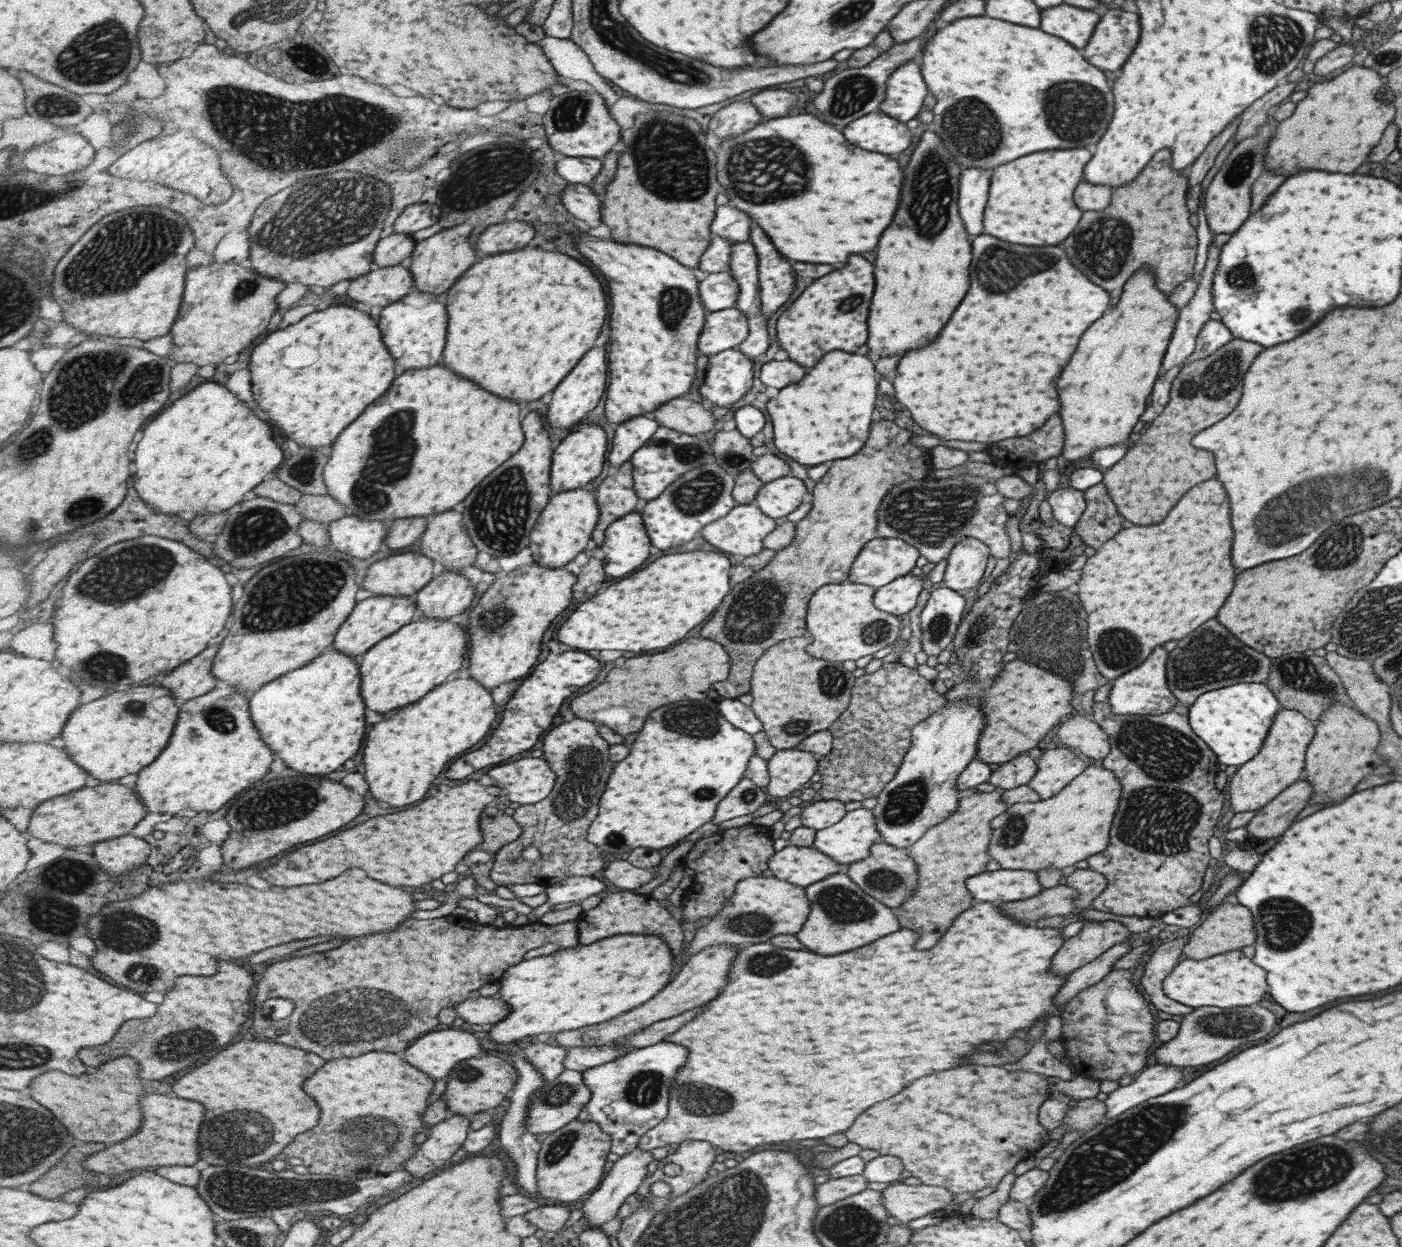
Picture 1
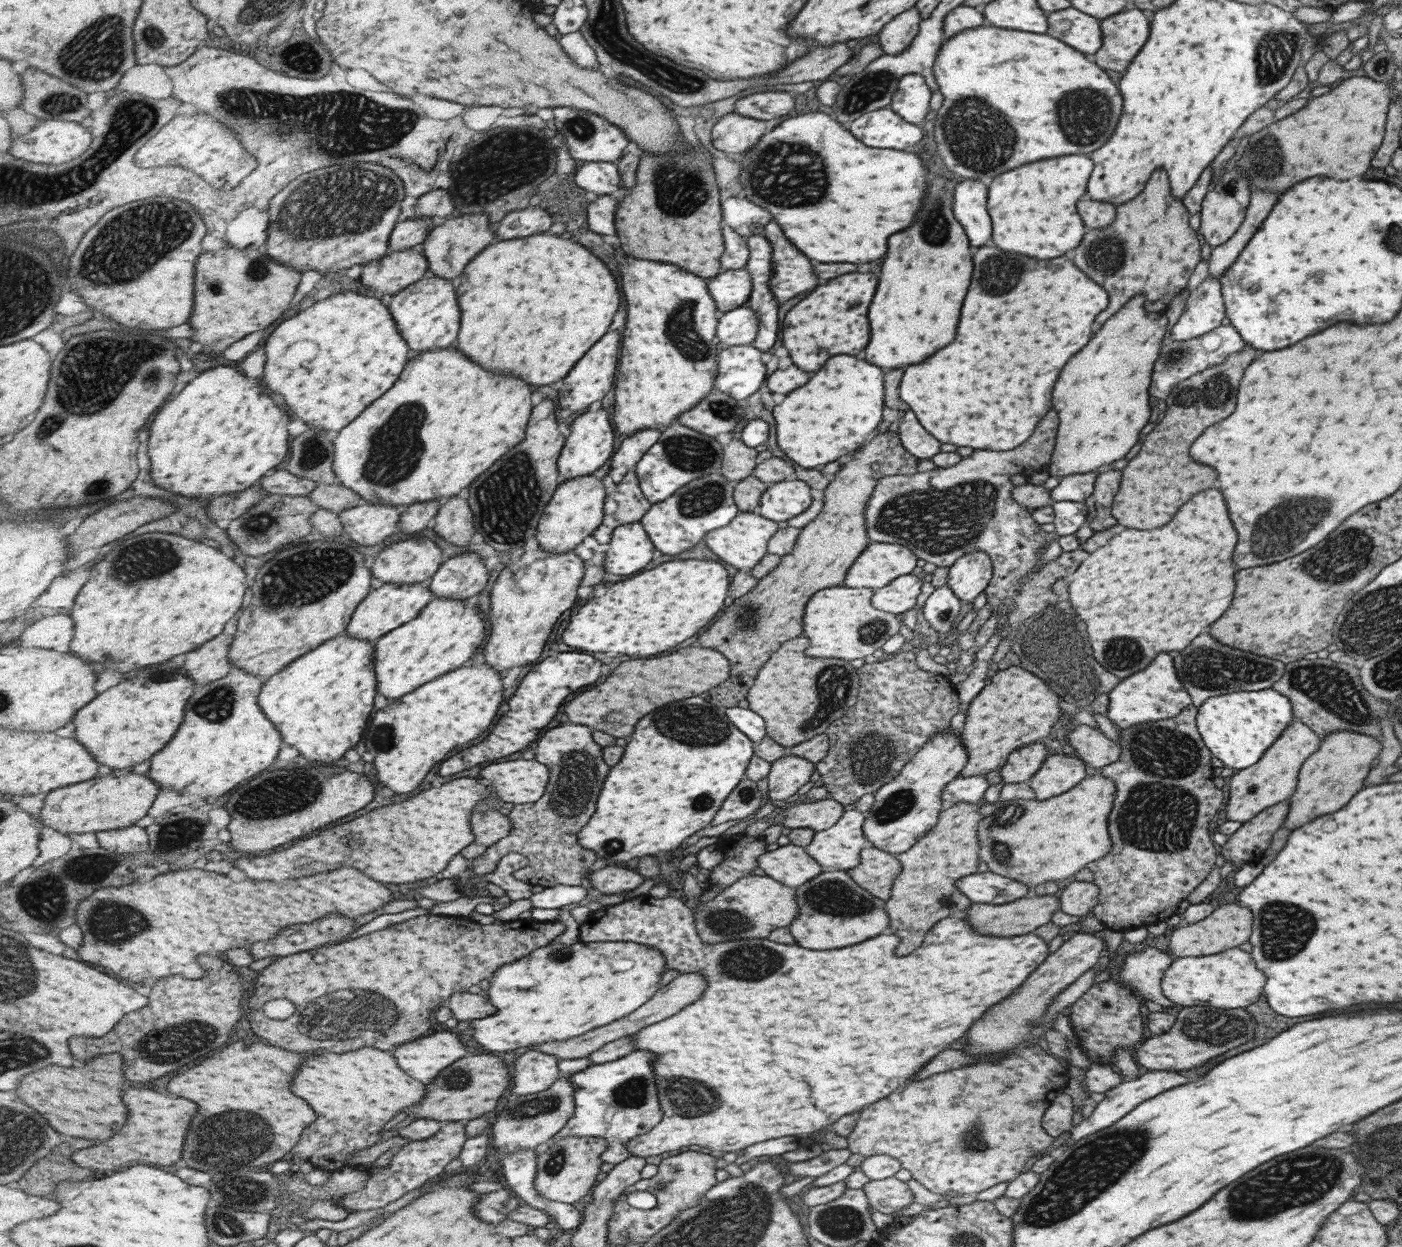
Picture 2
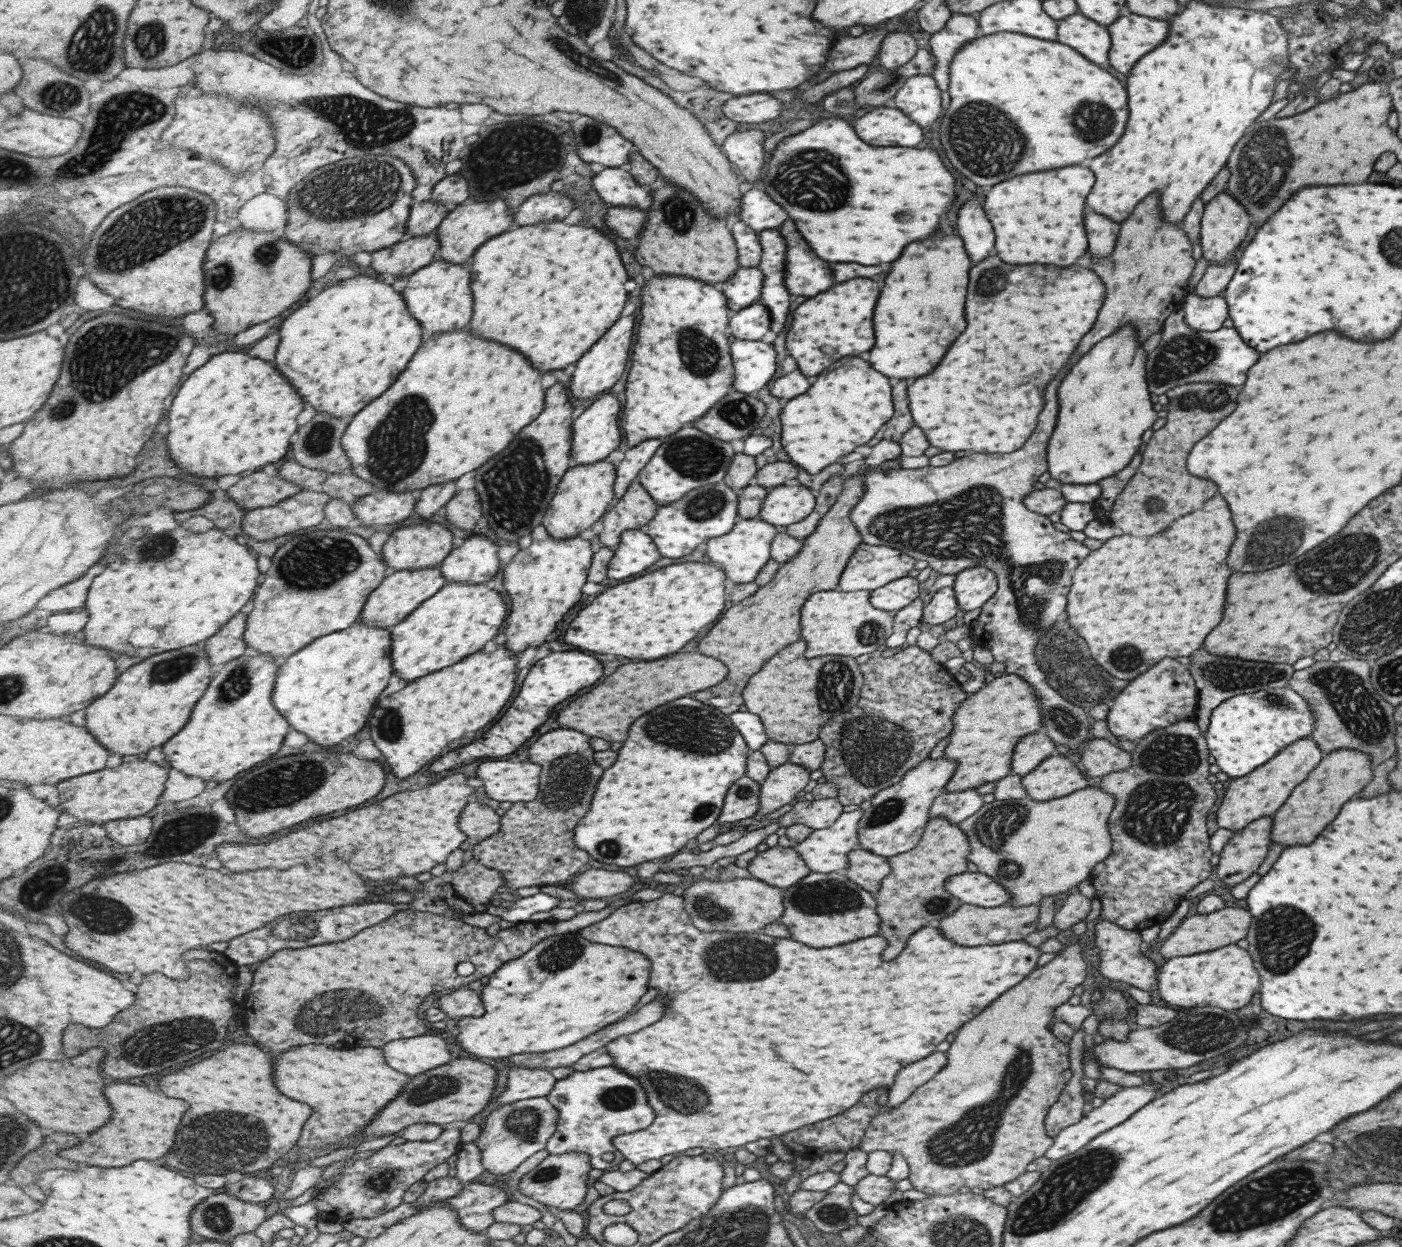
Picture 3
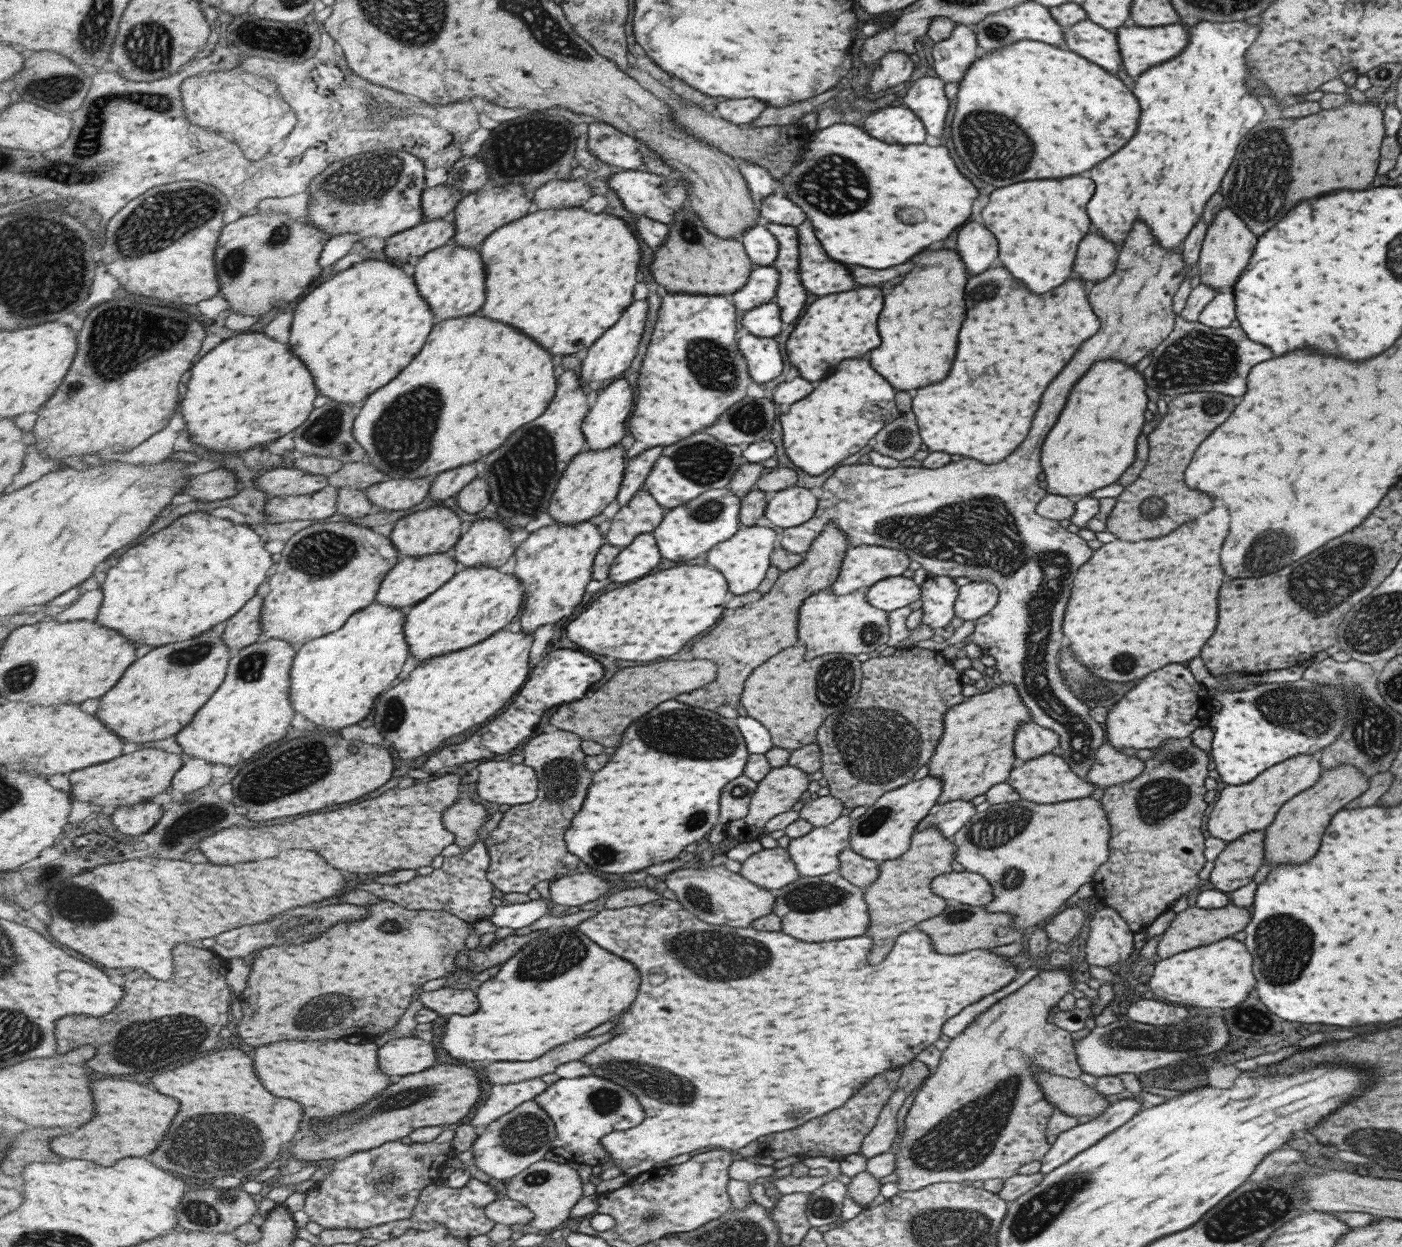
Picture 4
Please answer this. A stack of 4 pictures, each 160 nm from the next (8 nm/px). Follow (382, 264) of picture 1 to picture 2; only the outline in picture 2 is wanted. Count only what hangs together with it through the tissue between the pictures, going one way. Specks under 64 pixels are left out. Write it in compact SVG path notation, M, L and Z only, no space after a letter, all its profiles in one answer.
M426 216L401 221L393 229L390 238L390 253L421 246L435 227L434 219L426 218Z

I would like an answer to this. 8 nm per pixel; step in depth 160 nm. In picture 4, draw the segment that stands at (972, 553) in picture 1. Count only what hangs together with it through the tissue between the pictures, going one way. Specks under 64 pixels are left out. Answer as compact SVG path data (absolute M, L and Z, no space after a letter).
M969 581L958 587L952 609L954 616L964 620L975 620L995 607L998 602L998 590L987 581Z

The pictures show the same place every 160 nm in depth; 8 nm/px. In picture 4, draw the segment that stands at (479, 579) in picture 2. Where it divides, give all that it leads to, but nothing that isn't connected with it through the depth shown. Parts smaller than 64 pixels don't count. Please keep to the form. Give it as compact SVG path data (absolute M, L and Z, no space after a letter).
M497 517L495 519L479 519L473 522L452 551L456 561L465 569L475 568L476 566L501 568L505 562L511 560L511 556L515 554L517 548L512 543L514 532L511 532L506 526L507 523Z

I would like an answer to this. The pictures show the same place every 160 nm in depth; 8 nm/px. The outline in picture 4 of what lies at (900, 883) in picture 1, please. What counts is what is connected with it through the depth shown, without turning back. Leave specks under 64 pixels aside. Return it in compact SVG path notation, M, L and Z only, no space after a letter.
M843 849L838 855L839 867L837 874L843 876L849 884L865 888L877 878L878 862L863 858L851 849Z

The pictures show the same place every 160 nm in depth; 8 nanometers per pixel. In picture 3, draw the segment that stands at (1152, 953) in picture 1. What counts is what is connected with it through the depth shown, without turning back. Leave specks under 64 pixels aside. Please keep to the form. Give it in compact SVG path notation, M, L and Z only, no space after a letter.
M1099 920L1094 922L1094 934L1095 947L1099 948L1098 972L1101 976L1113 982L1124 982L1145 992L1153 992L1157 988L1158 968L1139 951L1141 940L1138 931L1125 930L1112 922Z

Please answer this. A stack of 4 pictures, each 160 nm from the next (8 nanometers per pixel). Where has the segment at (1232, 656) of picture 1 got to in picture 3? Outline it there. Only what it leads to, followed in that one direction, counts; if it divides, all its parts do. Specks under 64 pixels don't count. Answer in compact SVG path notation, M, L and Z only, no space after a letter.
M1203 646L1189 656L1189 668L1187 670L1193 679L1197 695L1196 711L1194 712L1193 720L1201 732L1205 732L1207 728L1210 712L1213 710L1213 707L1223 702L1226 698L1268 688L1283 688L1292 677L1291 672L1293 672L1293 668L1287 666L1287 664L1247 662L1247 660L1239 660L1239 658L1213 656L1213 654L1207 654L1203 650Z

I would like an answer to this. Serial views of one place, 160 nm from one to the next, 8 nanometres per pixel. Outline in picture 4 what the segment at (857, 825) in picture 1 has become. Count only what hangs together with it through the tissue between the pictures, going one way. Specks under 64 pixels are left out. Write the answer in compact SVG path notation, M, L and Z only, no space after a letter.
M839 816L827 826L812 830L797 839L789 840L785 850L796 864L800 877L817 877L837 872L837 855L849 846L849 827L851 819Z

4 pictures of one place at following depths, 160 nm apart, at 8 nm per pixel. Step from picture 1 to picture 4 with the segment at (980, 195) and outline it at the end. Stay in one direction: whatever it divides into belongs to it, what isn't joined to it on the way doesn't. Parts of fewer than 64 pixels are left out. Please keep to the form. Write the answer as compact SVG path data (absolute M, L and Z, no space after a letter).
M967 222L959 228L957 236L957 252L965 262L965 268L971 274L983 272L997 258L997 242L991 232L987 232L977 222Z

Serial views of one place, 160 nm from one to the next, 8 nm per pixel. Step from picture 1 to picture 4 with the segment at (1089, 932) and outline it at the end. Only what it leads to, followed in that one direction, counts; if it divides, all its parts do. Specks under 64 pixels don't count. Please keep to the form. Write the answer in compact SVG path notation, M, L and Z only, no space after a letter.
M1069 966L1054 967L1053 970L1037 973L1019 989L978 1014L941 1051L941 1058L933 1074L927 1077L913 1096L904 1117L904 1131L898 1139L899 1152L895 1154L893 1170L899 1178L895 1184L900 1191L919 1190L936 1182L960 1183L963 1180L984 1181L993 1178L1004 1180L1016 1175L1020 1166L1039 1161L1047 1152L1050 1144L1044 1132L1054 1108L1045 1098L1039 1084L1033 1080L1030 1066L1038 1066L1049 1074L1065 1078L1076 1078L1082 1071L1070 1032L1055 1027L1049 1020L1059 999L1071 992L1075 984L1069 977L1069 970Z

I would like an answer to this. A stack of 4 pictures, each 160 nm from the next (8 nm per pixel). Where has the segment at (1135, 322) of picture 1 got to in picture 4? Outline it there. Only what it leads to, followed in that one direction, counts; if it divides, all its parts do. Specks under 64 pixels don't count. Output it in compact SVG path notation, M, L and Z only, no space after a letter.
M1101 360L1095 362L1071 388L1067 402L1055 422L1055 426L1049 430L1043 446L1041 446L1039 462L1045 475L1045 488L1049 494L1075 496L1088 496L1093 490L1103 488L1115 482L1125 468L1135 458L1135 440L1141 432L1141 426L1145 422L1143 412L1147 406L1145 398L1144 378L1142 373L1135 371L1134 367L1127 366L1117 360Z

